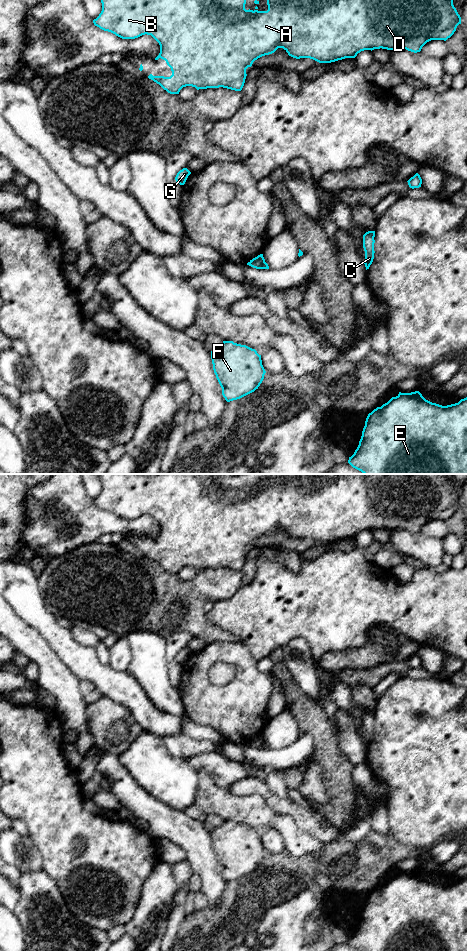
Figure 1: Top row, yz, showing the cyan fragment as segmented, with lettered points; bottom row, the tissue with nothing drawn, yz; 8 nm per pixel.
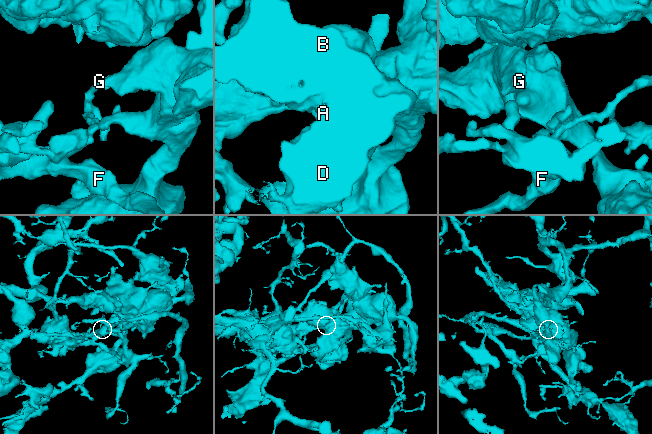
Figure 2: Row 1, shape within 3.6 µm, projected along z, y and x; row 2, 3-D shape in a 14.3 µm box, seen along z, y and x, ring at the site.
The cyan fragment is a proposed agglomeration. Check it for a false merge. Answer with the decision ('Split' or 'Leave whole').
Split

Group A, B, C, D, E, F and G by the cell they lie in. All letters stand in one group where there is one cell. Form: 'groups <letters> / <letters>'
groups A B D E F G / C

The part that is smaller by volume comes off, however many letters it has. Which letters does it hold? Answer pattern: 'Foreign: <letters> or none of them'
Foreign: C

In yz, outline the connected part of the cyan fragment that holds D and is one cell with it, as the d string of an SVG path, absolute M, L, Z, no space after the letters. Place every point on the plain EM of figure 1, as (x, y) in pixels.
M97 474L102 483L102 491L99 496L93 500L95 506L104 511L111 512L122 519L135 519L142 515L151 515L160 525L160 533L155 538L166 541L171 548L170 557L153 556L150 554L149 559L159 564L170 574L179 574L180 570L186 566L199 569L207 568L227 568L235 571L241 571L245 559L246 549L251 547L253 542L258 538L274 533L278 528L283 528L289 536L300 539L310 538L319 543L331 543L345 538L355 538L358 533L364 530L374 529L406 529L417 533L422 527L431 520L444 520L450 518L459 504L461 497L453 485L453 478L446 474L267 474L267 491L246 490L247 474L237 476L228 476L227 474Z

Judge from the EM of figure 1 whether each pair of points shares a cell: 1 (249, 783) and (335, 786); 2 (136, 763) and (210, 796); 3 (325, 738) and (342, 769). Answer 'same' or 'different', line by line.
1: different
2: different
3: same

